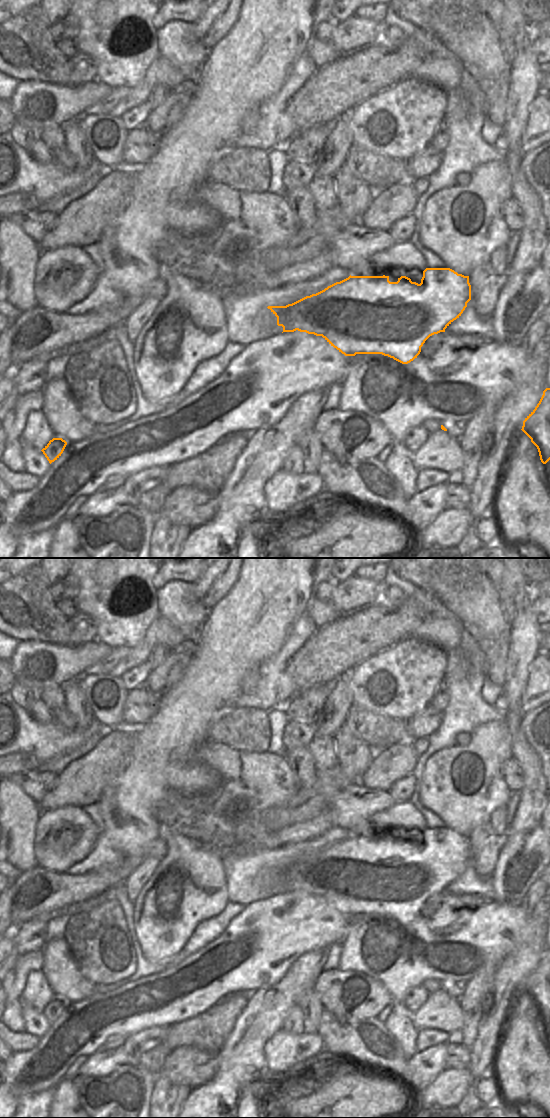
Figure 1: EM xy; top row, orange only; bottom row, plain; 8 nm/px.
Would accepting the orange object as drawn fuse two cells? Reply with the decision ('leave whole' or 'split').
split

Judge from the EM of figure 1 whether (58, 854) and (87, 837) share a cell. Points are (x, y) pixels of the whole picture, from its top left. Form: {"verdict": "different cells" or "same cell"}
{"verdict": "same cell"}

